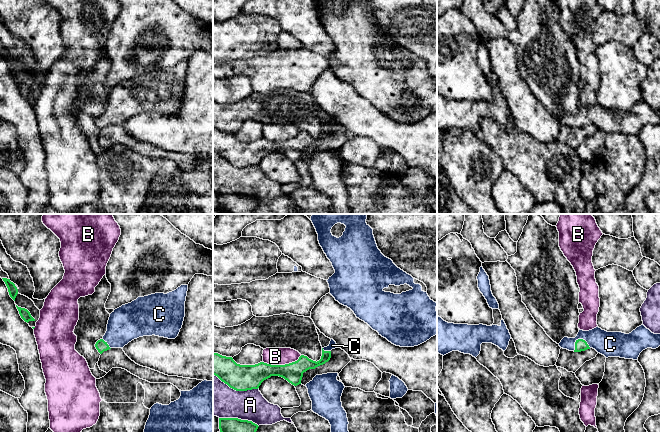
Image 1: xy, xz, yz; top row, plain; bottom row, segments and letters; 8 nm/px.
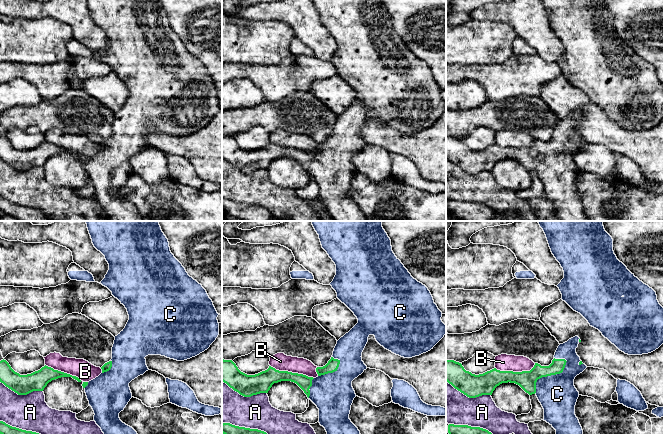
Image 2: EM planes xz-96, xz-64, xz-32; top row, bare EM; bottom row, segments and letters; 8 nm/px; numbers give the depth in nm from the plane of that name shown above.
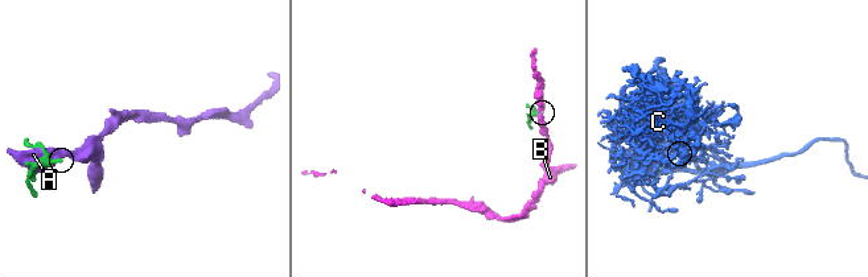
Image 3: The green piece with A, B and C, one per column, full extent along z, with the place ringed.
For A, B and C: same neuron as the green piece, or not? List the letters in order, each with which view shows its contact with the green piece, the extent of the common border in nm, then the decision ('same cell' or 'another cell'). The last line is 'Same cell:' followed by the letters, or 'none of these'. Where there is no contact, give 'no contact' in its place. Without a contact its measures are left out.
A: xz | 380 nm | another cell
B: xz | 320 nm | another cell
C: yz | 150 nm | same cell
Same cell: C

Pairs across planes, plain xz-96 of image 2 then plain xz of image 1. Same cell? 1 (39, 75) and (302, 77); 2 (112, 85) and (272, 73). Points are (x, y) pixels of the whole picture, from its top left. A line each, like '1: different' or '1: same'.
1: same
2: different

